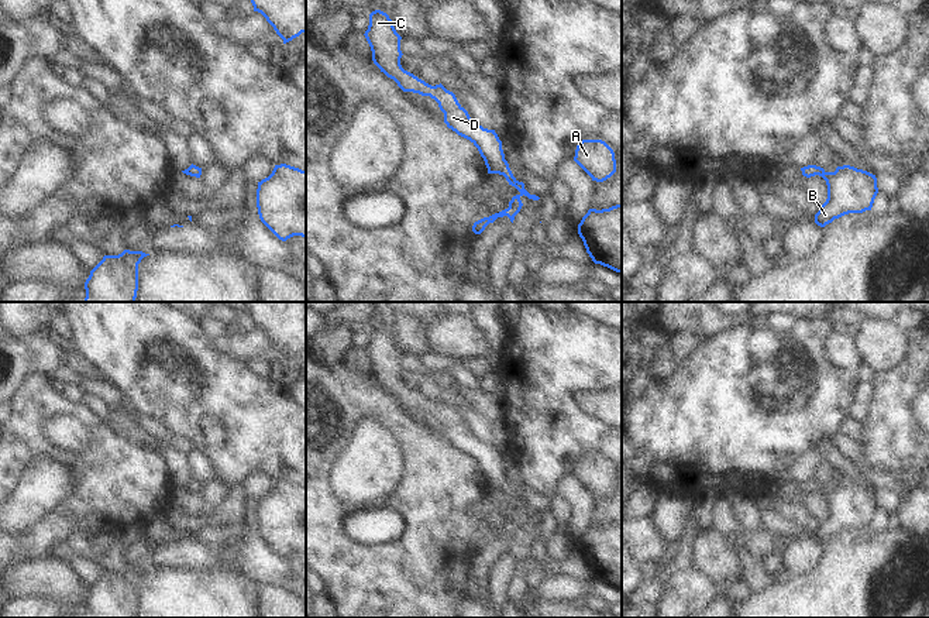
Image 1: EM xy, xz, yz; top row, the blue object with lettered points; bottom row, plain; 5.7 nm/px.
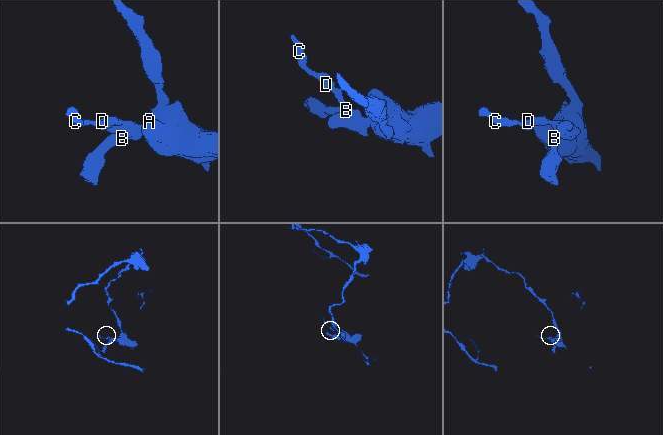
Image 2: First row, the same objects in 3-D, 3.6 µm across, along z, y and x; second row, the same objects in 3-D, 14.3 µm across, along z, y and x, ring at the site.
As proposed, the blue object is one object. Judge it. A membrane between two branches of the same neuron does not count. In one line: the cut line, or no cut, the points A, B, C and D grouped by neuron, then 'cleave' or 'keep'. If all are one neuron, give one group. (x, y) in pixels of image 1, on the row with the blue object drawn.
no cut | A B C D | keep

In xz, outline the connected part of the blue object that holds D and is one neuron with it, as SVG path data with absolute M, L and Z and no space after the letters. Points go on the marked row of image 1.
M381 10L372 11L369 14L368 30L364 35L372 51L372 61L381 72L393 79L403 92L413 92L434 99L438 103L440 110L444 113L444 123L447 127L458 135L469 140L478 148L488 168L488 174L503 175L509 185L520 192L512 198L507 209L475 222L472 226L475 234L481 234L485 227L489 223L493 223L498 217L507 216L513 223L515 216L523 206L520 200L523 195L533 200L540 199L536 195L530 195L524 189L524 183L513 176L509 164L505 159L502 141L495 130L488 130L476 124L469 117L468 111L458 103L455 95L447 90L441 83L431 86L402 68L402 37L396 32L392 20L386 13Z

